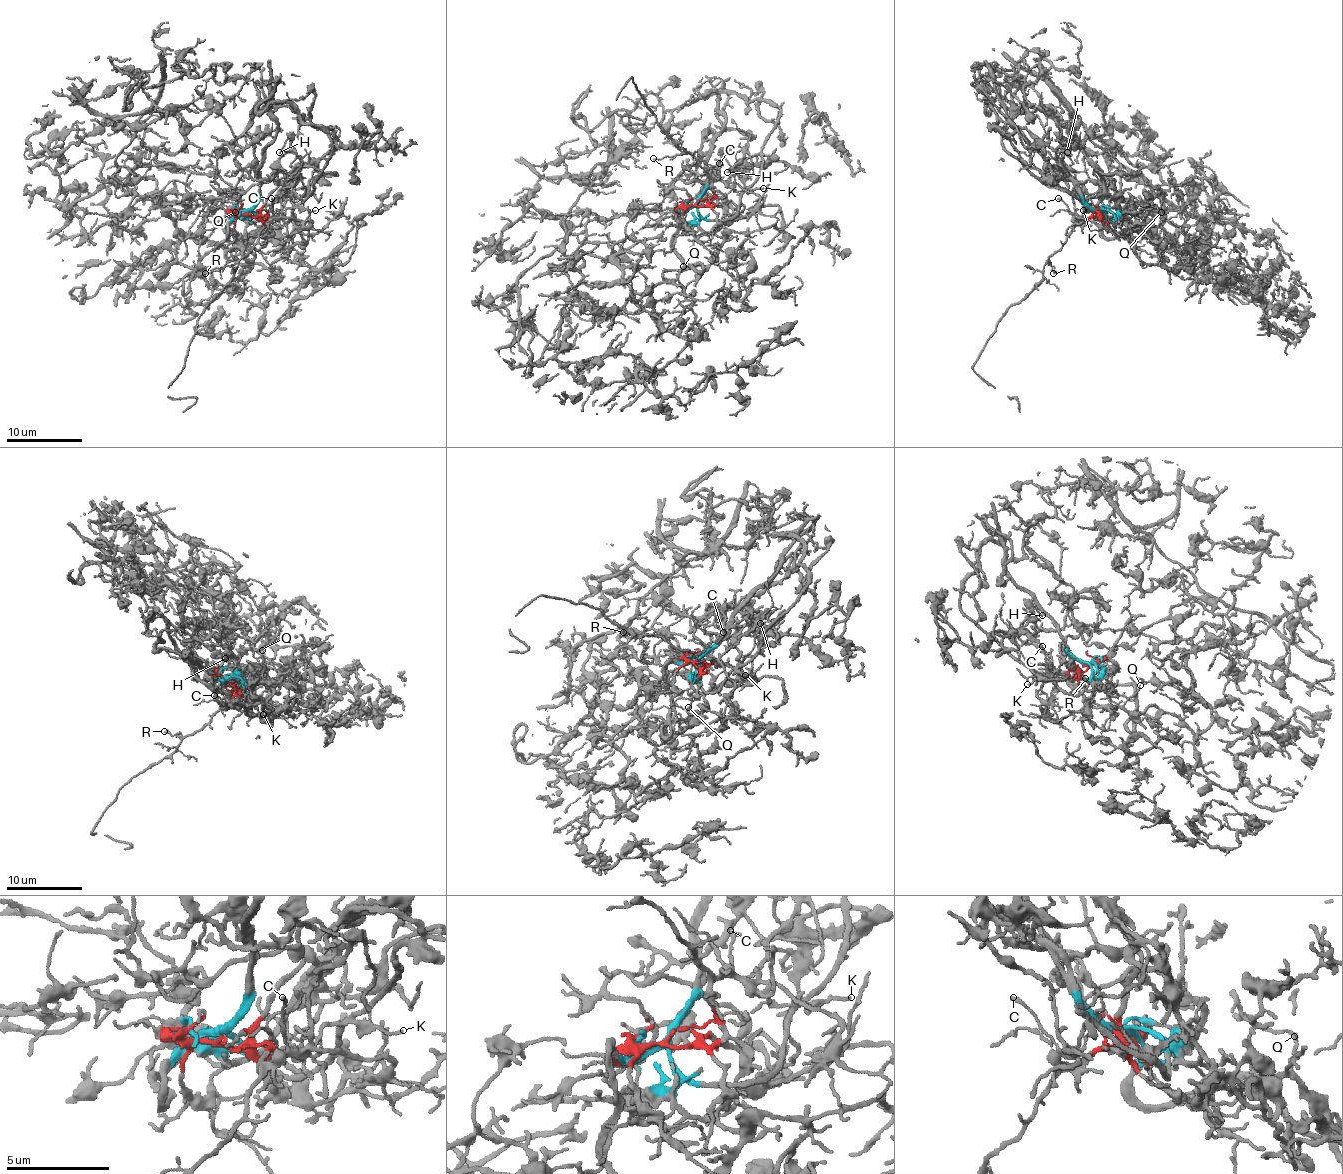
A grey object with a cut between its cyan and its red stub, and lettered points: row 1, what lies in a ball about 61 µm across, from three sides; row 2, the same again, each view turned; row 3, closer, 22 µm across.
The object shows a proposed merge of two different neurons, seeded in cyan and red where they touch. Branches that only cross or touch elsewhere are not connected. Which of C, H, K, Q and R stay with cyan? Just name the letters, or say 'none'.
H, Q

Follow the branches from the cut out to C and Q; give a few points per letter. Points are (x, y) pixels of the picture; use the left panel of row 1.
C: (250, 212), (252, 217), (265, 217), (265, 223), (271, 198)
Q: (250, 212), (248, 215), (257, 221), (267, 219), (276, 229), (265, 230), (235, 212)

